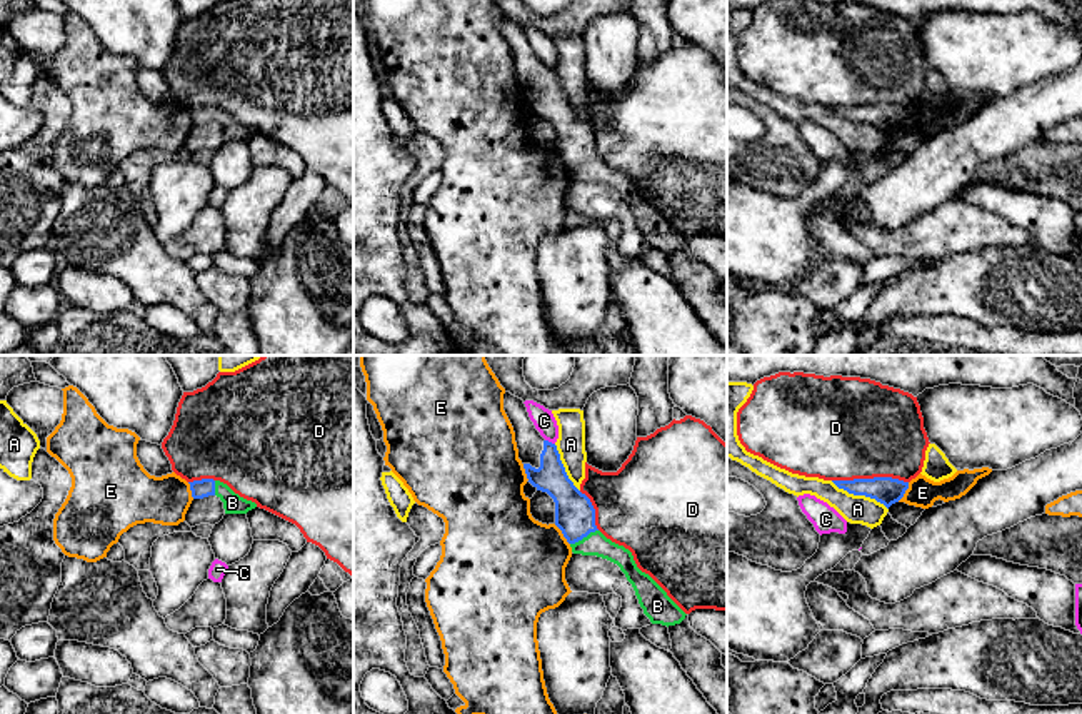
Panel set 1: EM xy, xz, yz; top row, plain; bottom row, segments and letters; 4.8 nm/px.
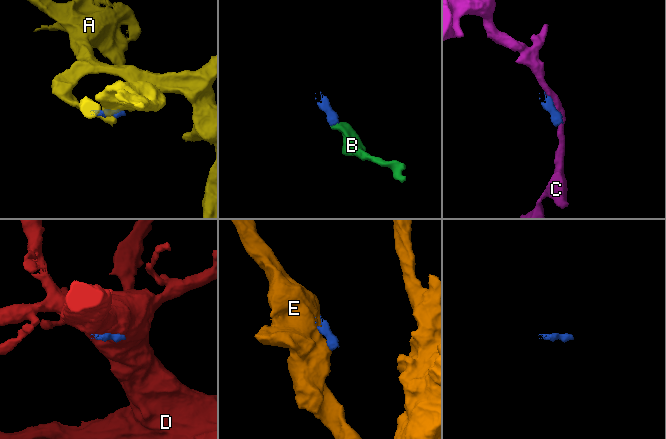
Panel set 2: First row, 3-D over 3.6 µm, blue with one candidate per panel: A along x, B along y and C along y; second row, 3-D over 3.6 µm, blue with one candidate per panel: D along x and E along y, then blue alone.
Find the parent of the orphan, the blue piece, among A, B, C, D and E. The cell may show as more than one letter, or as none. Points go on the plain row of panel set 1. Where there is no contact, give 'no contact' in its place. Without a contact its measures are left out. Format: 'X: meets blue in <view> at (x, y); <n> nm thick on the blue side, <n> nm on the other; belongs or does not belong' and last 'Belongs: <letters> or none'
A: meets blue in yz at (859, 120); 140 nm thick on the blue side, 140 nm on the other; does not belong
B: meets blue in xz at (584, 162); 190 nm thick on the blue side, 110 nm on the other; belongs
C: meets blue in xz at (551, 69); 150 nm thick on the blue side, 110 nm on the other; does not belong
D: meets blue in yz at (871, 105); 140 nm thick on the blue side, 480 nm on the other; does not belong
E: meets blue in xz at (562, 159); 190 nm thick on the blue side, 440 nm on the other; does not belong
Belongs: B

